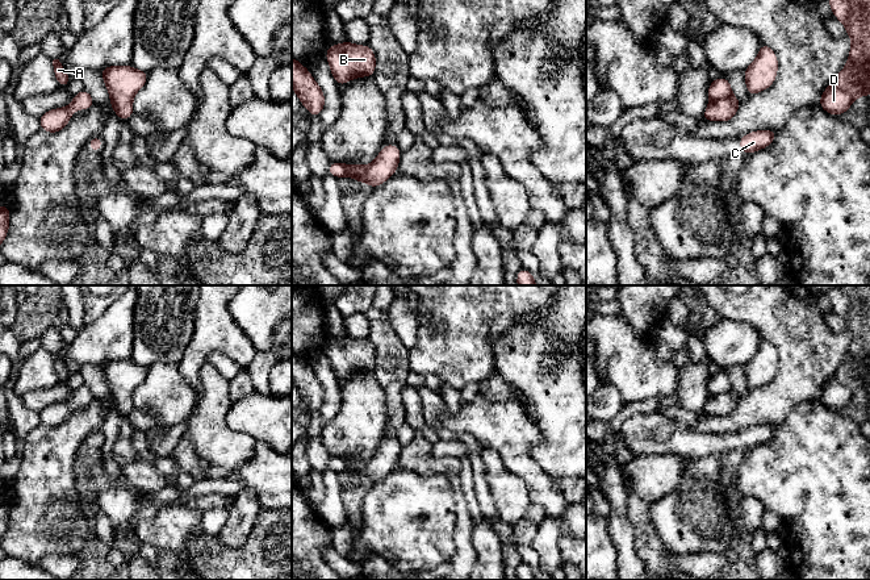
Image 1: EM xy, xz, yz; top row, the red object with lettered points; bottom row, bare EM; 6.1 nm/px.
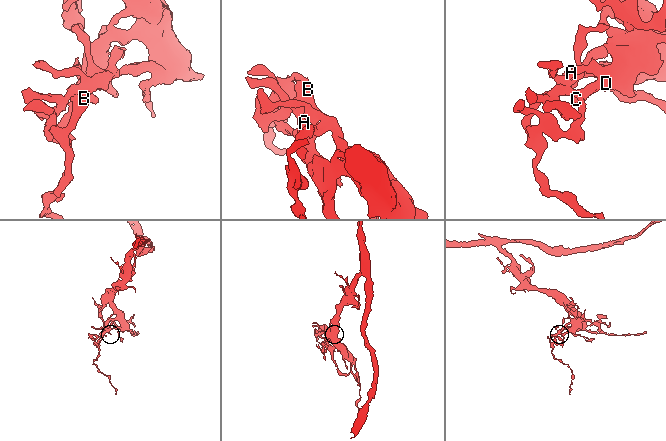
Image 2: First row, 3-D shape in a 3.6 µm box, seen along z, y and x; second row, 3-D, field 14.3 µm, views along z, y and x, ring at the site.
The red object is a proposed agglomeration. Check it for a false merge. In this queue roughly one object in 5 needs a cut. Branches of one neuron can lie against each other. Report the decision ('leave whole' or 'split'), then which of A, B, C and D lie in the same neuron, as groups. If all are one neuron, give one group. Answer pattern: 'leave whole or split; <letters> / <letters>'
leave whole; A B C D

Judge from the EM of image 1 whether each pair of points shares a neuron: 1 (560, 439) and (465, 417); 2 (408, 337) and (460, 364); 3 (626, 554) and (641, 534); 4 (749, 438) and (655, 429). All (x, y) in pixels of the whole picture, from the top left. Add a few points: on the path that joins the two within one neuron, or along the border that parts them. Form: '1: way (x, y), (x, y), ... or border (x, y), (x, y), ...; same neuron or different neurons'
1: border (525, 410), (542, 434), (532, 450), (540, 466); different neurons
2: border (418, 318), (417, 341), (409, 349); different neurons
3: border (627, 513), (634, 531), (634, 549), (647, 566); different neurons
4: way (726, 442), (685, 442), (678, 438); same neuron

